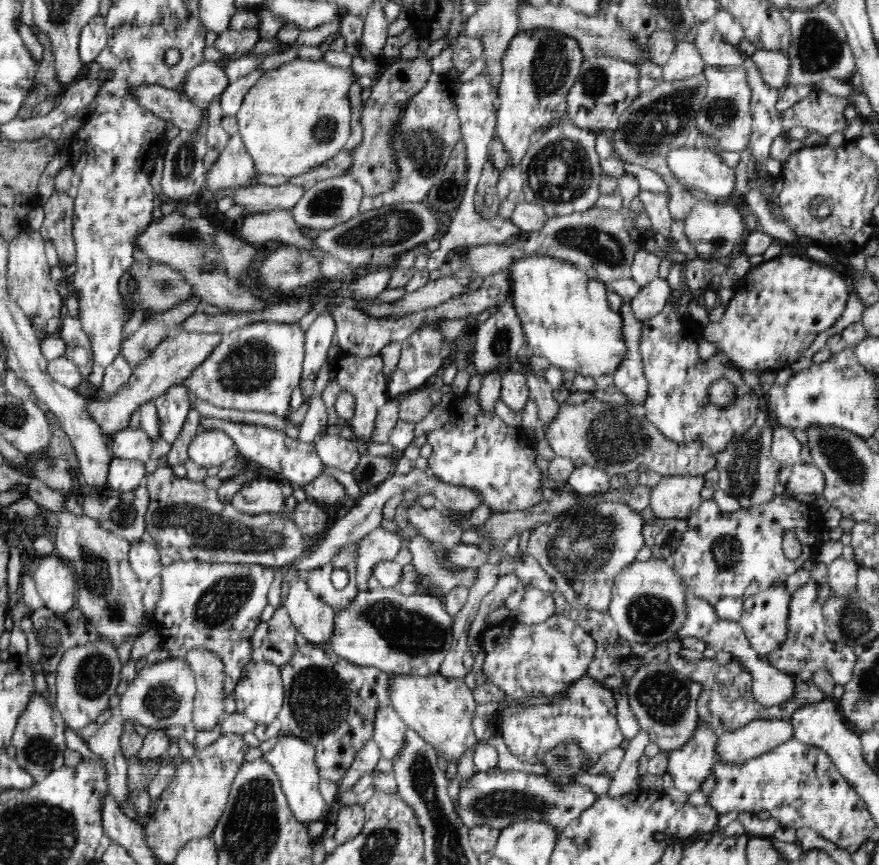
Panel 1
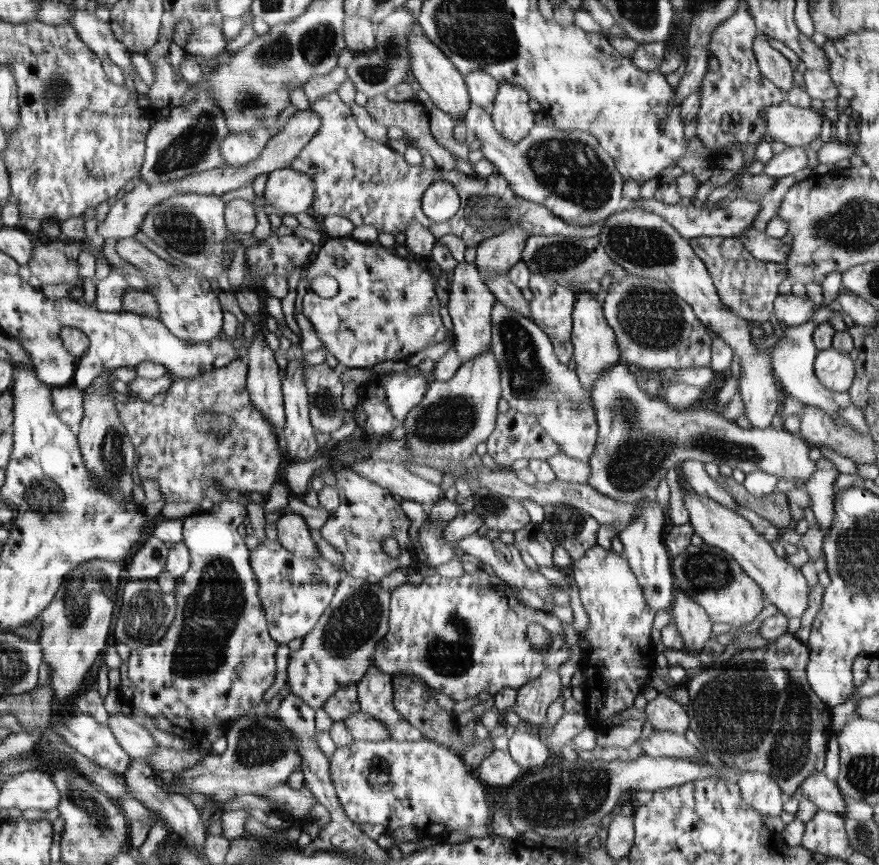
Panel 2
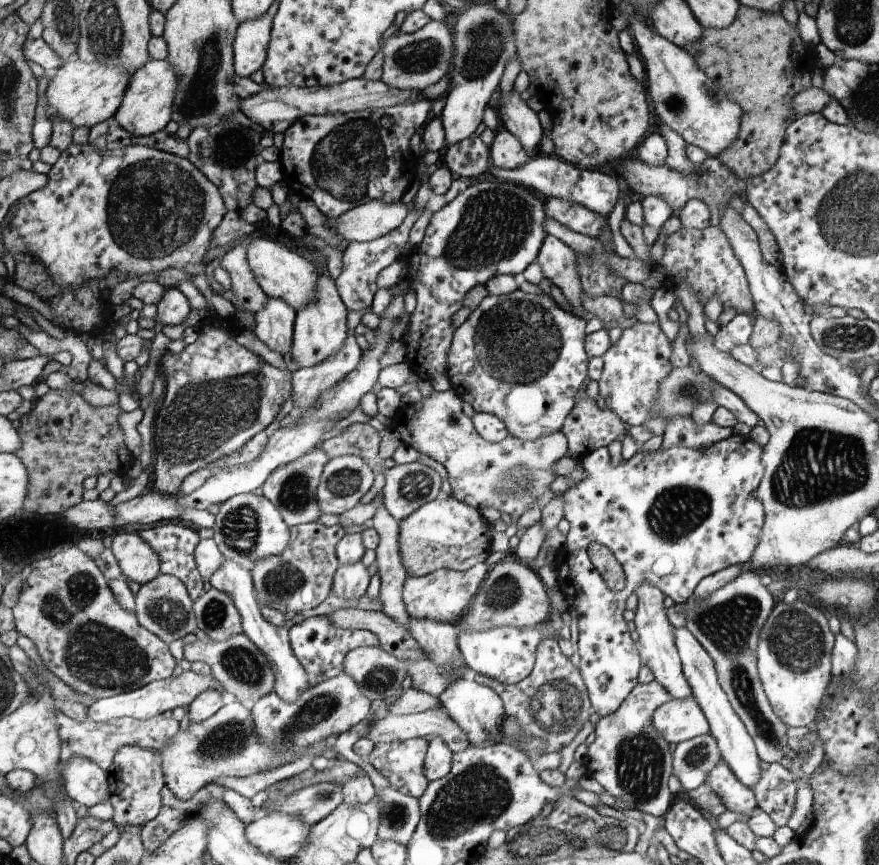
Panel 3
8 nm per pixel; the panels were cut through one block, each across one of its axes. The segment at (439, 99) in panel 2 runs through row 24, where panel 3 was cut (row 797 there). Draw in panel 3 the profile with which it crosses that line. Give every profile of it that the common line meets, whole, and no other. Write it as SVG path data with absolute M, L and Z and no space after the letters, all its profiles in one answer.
M421 737L375 743L365 760L388 779L392 788L419 799L430 786L424 766L428 745Z

